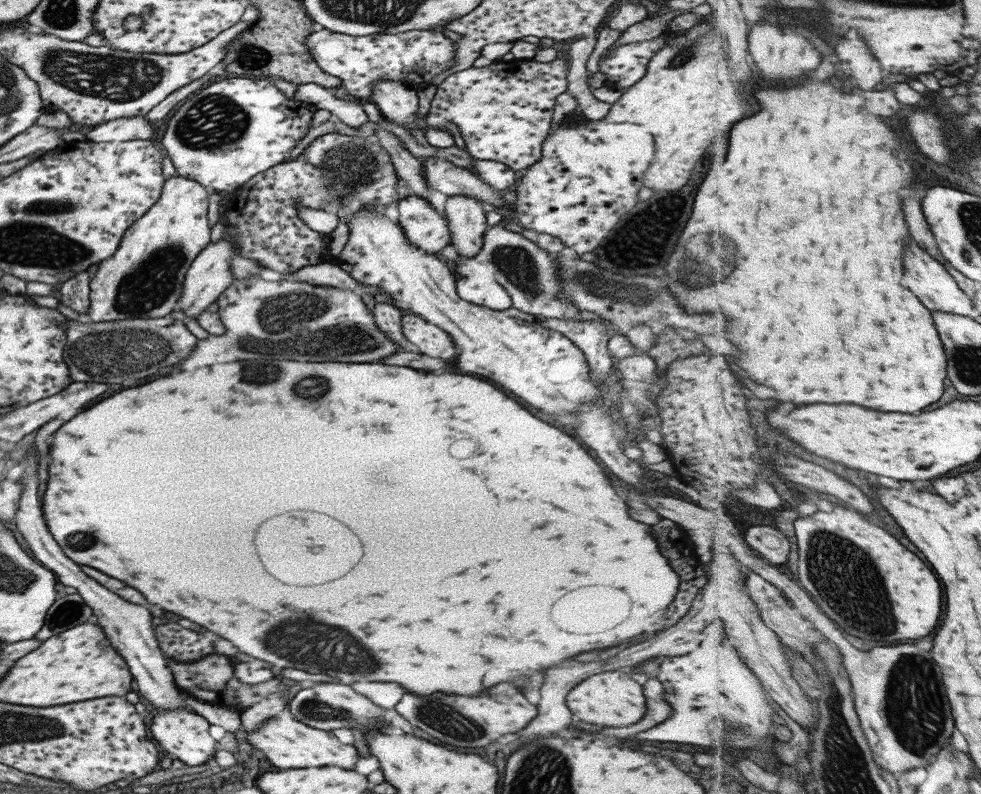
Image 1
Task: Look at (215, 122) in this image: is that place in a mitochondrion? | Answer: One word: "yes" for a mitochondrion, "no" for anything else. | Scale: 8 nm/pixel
yes

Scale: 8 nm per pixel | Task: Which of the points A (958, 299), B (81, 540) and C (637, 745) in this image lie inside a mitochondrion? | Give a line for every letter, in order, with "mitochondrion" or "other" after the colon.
A: other
B: mitochondrion
C: other

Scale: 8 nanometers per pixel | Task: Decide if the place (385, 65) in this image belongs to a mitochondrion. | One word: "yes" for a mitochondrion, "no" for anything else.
no

